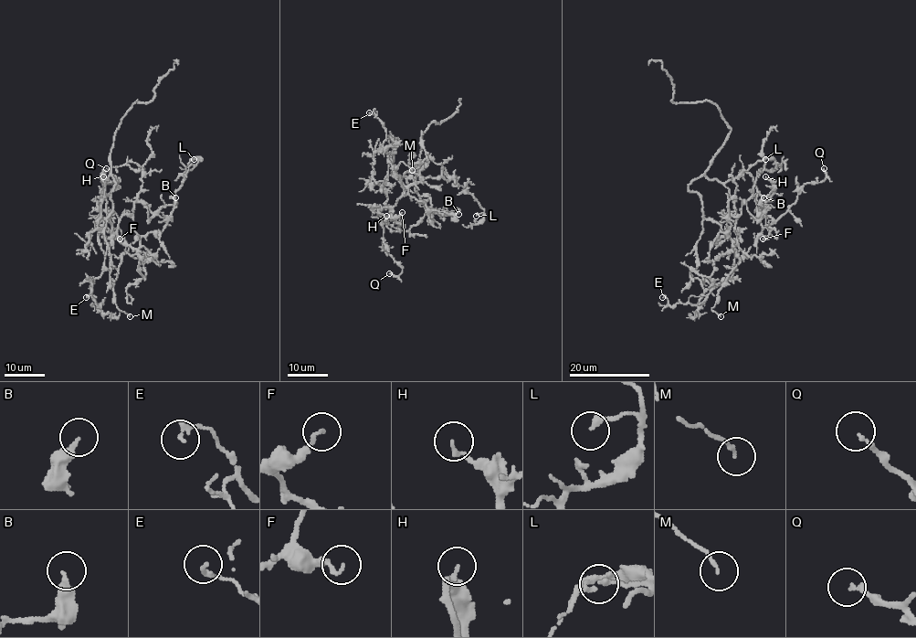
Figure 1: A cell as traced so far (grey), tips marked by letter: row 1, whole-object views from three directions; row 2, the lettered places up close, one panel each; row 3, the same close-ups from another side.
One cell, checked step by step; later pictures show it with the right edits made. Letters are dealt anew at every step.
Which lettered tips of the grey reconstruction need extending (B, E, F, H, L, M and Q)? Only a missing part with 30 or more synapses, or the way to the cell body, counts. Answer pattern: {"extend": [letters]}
{"extend": []}

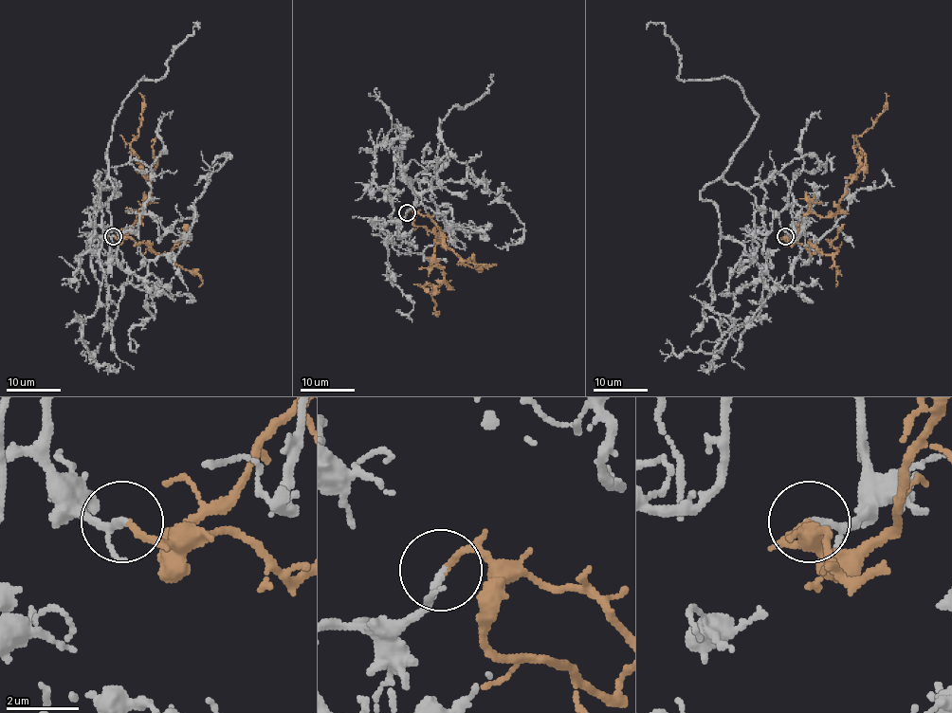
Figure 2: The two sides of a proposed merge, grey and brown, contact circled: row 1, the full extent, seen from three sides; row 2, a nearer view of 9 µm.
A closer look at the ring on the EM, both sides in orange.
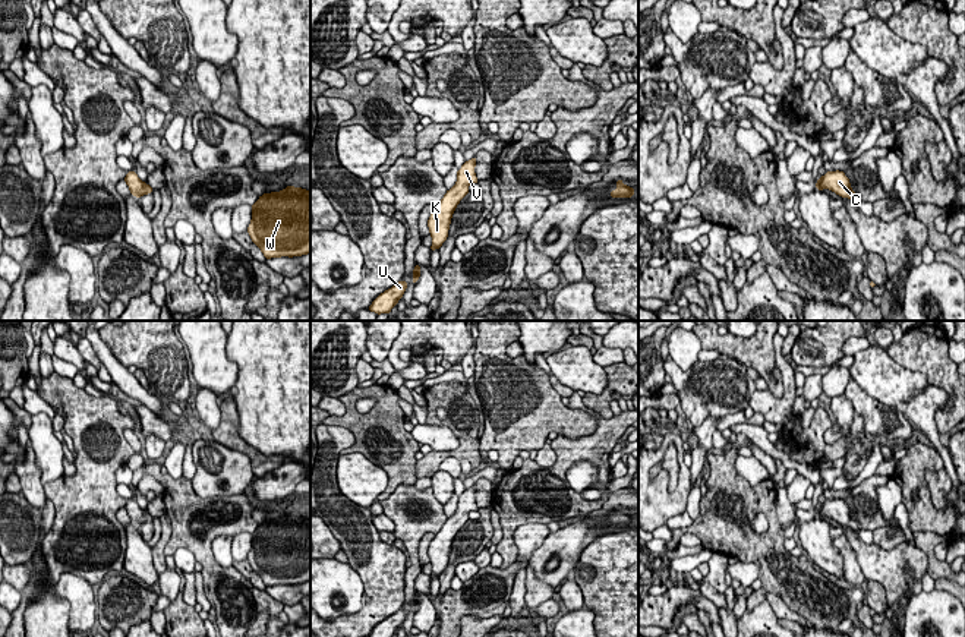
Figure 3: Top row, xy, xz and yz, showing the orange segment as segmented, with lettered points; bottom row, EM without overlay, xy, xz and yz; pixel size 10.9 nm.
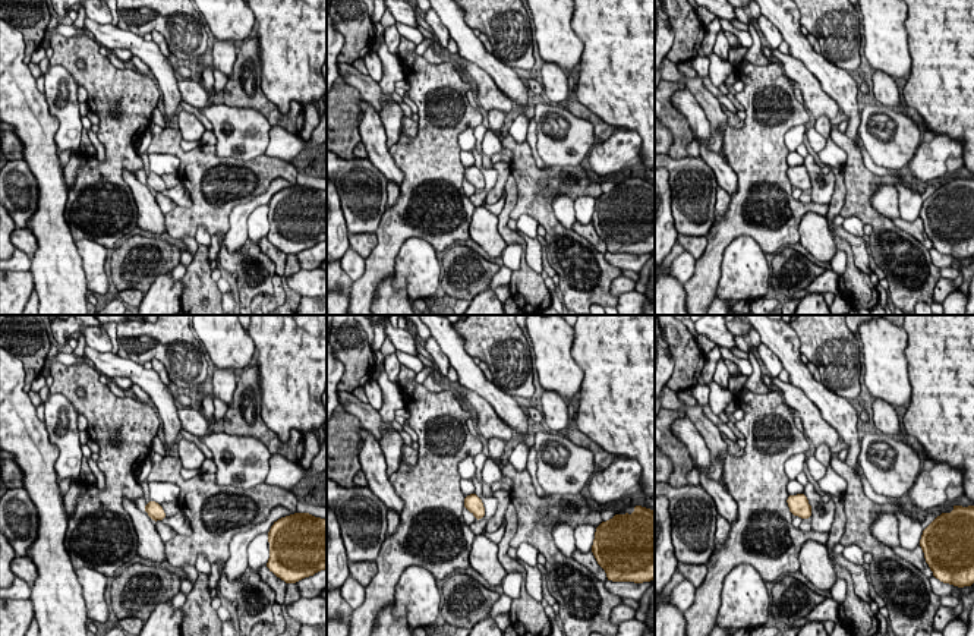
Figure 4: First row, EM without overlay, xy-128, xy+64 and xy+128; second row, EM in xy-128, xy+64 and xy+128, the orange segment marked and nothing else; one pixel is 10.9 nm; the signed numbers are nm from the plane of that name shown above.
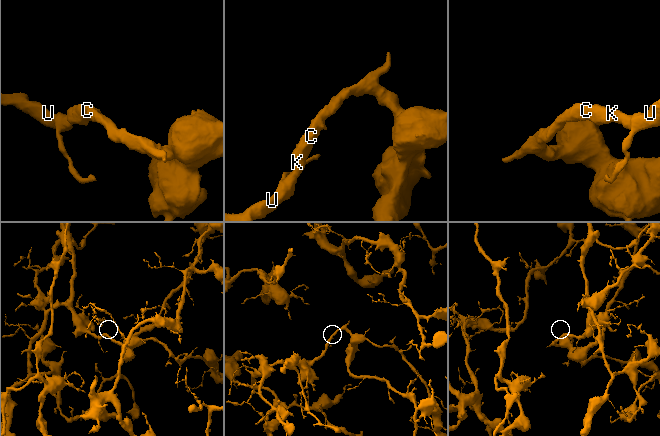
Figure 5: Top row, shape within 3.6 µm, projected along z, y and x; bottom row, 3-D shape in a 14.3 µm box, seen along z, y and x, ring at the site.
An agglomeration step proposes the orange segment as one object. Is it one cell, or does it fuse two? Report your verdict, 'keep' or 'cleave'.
keep

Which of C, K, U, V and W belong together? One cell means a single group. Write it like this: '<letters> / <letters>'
C K U V W

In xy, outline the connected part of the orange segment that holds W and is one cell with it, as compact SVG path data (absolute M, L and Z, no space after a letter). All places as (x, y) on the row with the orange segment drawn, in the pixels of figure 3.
M287 186L281 192L264 193L252 205L247 233L267 259L310 253L310 192Z

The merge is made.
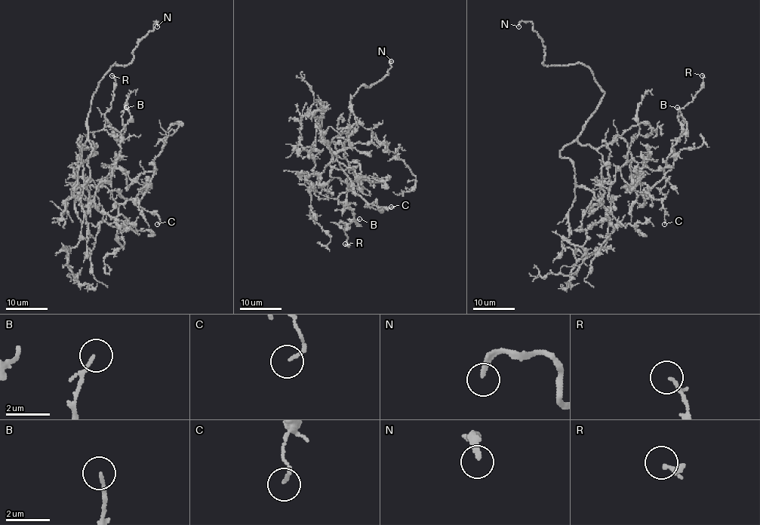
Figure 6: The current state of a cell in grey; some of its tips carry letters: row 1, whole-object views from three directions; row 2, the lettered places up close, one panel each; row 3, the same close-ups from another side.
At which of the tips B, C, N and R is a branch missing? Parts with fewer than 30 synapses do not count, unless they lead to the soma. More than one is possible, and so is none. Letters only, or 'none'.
N

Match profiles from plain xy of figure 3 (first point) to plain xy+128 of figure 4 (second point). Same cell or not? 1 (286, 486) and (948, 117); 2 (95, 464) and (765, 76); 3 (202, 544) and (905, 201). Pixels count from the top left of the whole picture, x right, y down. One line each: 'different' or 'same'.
1: different
2: same
3: different

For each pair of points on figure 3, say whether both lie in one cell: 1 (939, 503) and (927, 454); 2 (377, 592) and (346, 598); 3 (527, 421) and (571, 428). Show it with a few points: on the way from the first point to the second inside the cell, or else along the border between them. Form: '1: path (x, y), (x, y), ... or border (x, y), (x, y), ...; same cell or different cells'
1: border (943, 467), (926, 472), (926, 482), (934, 505); different cells
2: border (347, 564), (362, 583), (362, 606), (337, 618); different cells
3: path (538, 421), (561, 421); same cell

